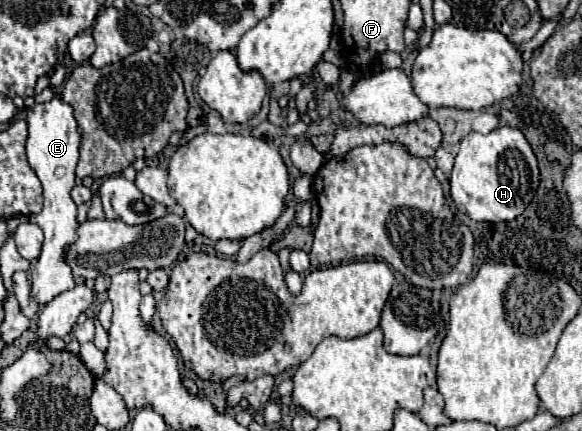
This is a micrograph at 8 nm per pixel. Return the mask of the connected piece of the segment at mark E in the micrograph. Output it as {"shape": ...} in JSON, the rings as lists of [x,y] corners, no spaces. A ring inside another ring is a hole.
{"shape":[[[58,95],[46,103],[26,109],[26,123],[28,123],[28,141],[26,141],[28,163],[44,187],[44,209],[38,215],[30,217],[30,221],[44,231],[44,247],[36,267],[30,273],[32,277],[30,297],[38,305],[46,305],[58,293],[72,289],[76,285],[76,279],[72,277],[70,267],[64,263],[64,247],[76,241],[76,227],[78,227],[76,205],[70,197],[70,191],[76,179],[74,169],[78,165],[80,133],[78,133],[78,123],[74,117],[74,107],[62,101]]]}

